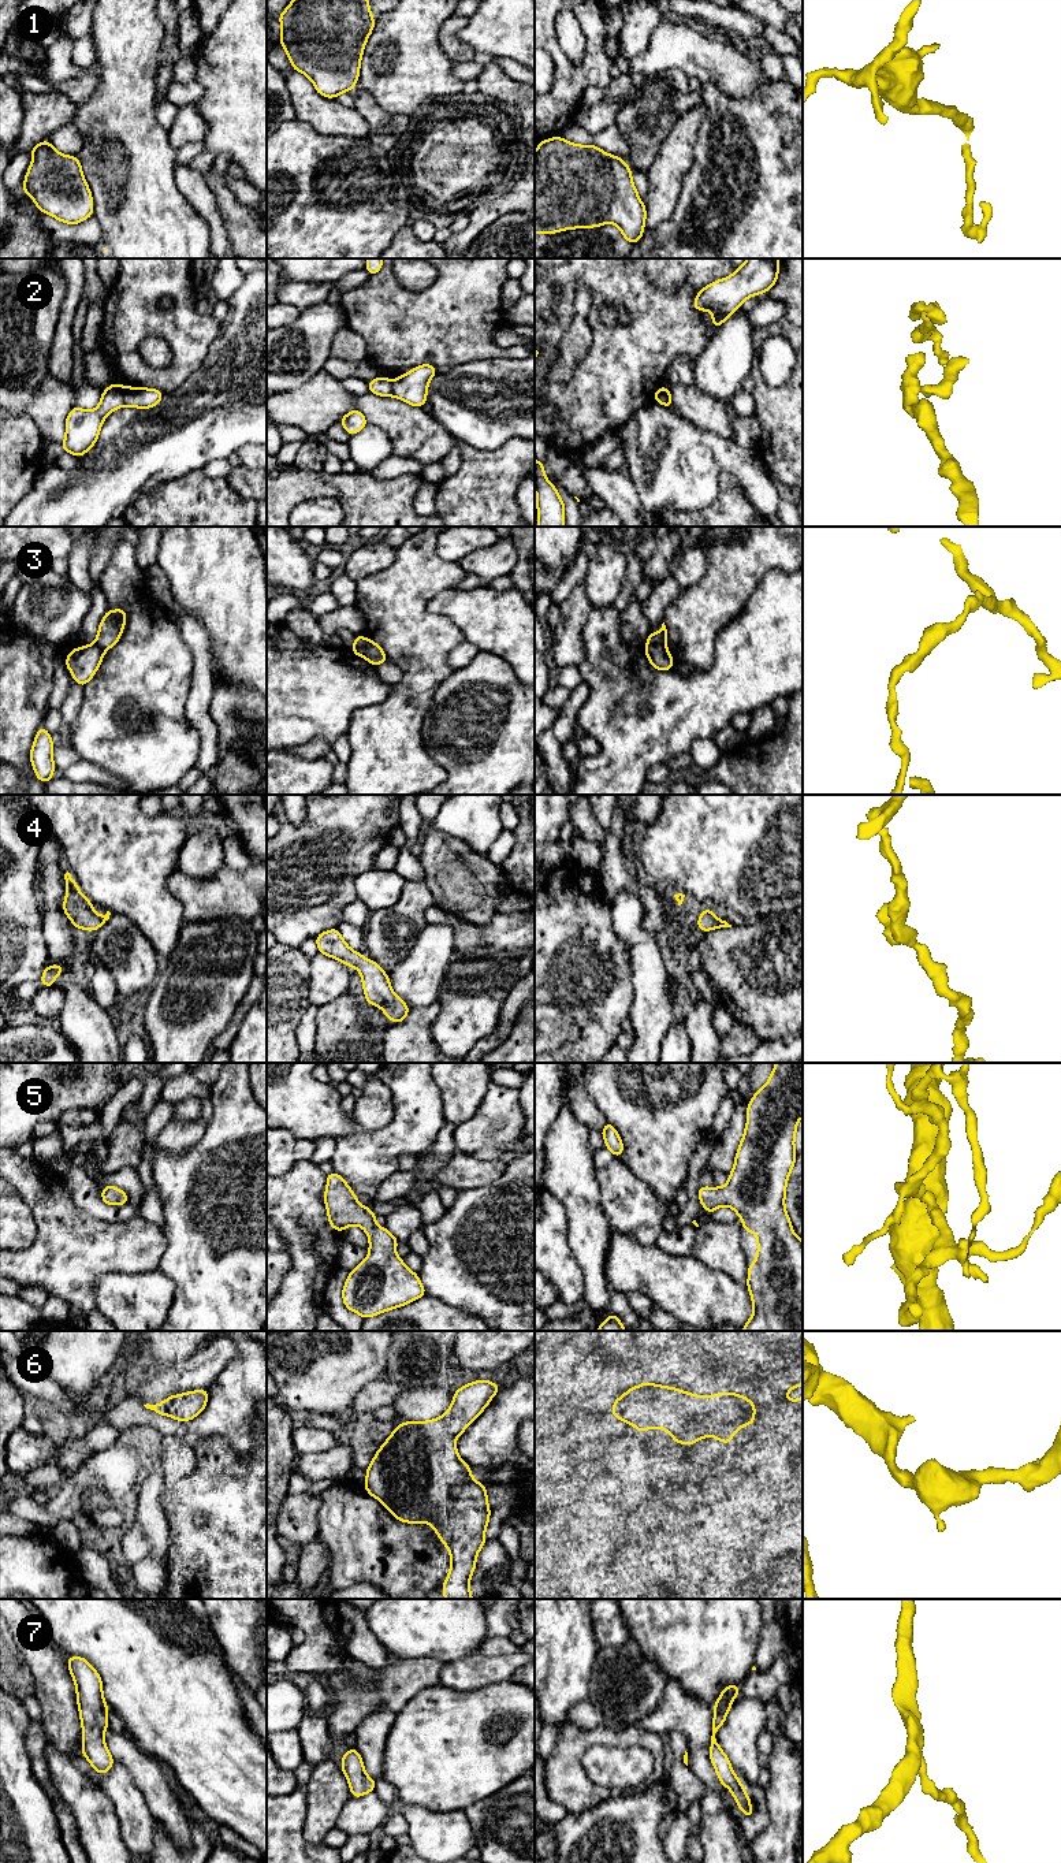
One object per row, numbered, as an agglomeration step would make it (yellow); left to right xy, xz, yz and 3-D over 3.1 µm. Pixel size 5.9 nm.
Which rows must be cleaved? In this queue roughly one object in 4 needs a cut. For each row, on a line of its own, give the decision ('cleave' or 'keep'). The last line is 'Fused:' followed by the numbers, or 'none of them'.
1: keep
2: cleave
3: cleave
4: keep
5: keep
6: keep
7: keep
Fused: 2, 3

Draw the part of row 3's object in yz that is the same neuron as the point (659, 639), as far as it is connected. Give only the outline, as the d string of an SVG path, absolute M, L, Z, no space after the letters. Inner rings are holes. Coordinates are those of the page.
M664 622L662 624L662 628L659 632L654 633L649 631L648 642L649 646L659 646L659 647L667 647L667 629Z

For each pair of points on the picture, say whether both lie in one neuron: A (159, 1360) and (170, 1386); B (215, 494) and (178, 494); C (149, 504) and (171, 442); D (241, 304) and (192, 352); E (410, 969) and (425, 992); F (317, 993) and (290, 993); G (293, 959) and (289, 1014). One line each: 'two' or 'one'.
A: two
B: one
C: two
D: two
E: one
F: two
G: one

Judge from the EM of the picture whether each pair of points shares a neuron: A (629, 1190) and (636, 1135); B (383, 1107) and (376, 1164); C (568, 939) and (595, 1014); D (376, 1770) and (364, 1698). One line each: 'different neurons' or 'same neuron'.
A: different neurons
B: different neurons
C: same neuron
D: different neurons

